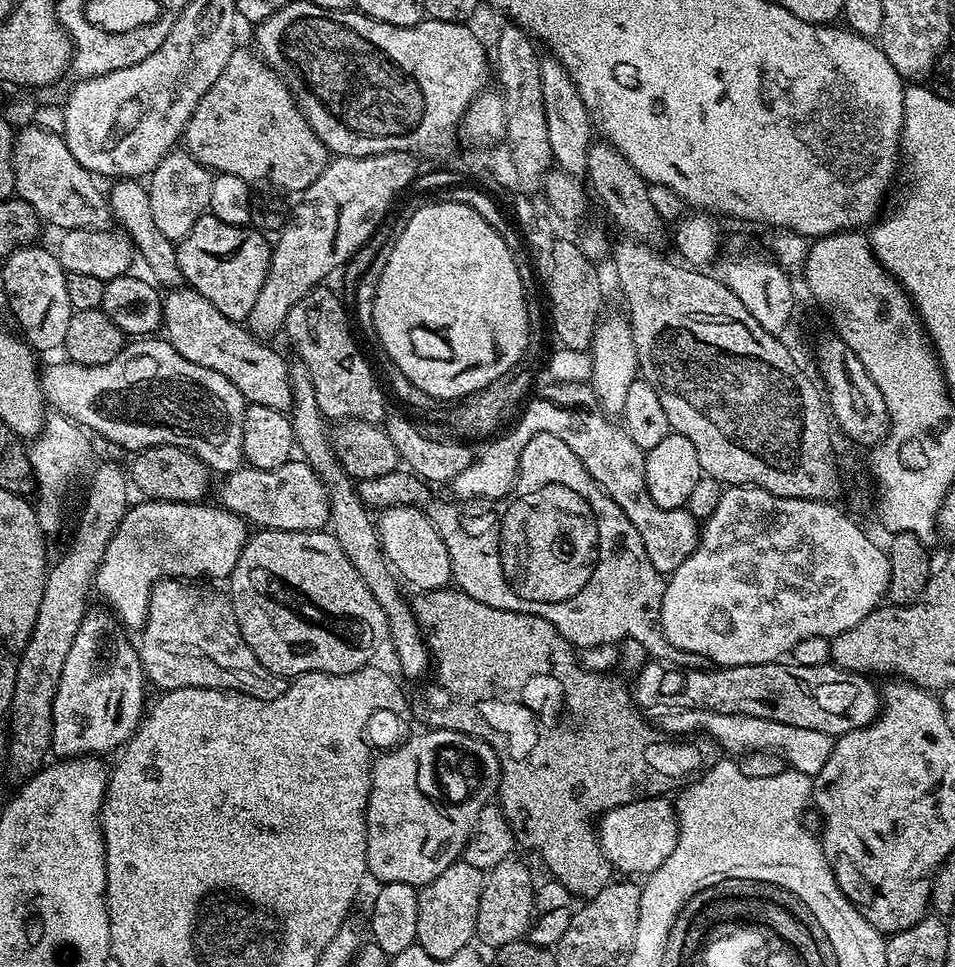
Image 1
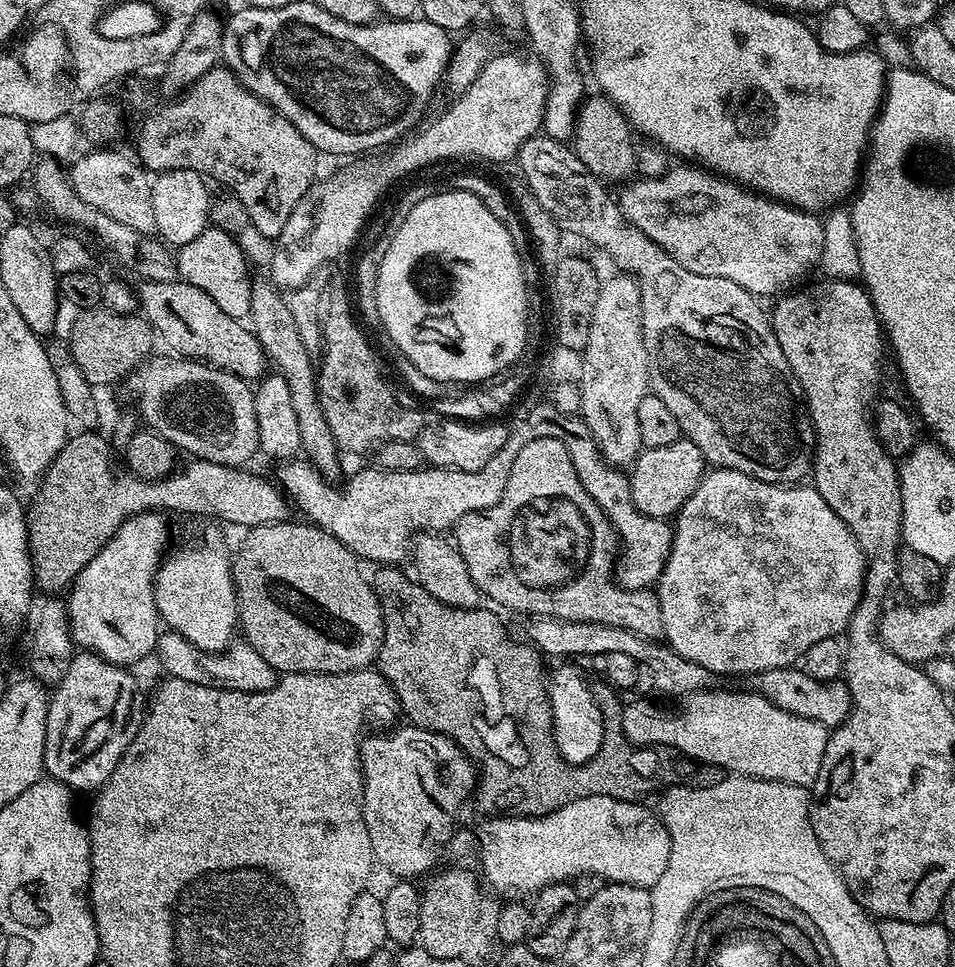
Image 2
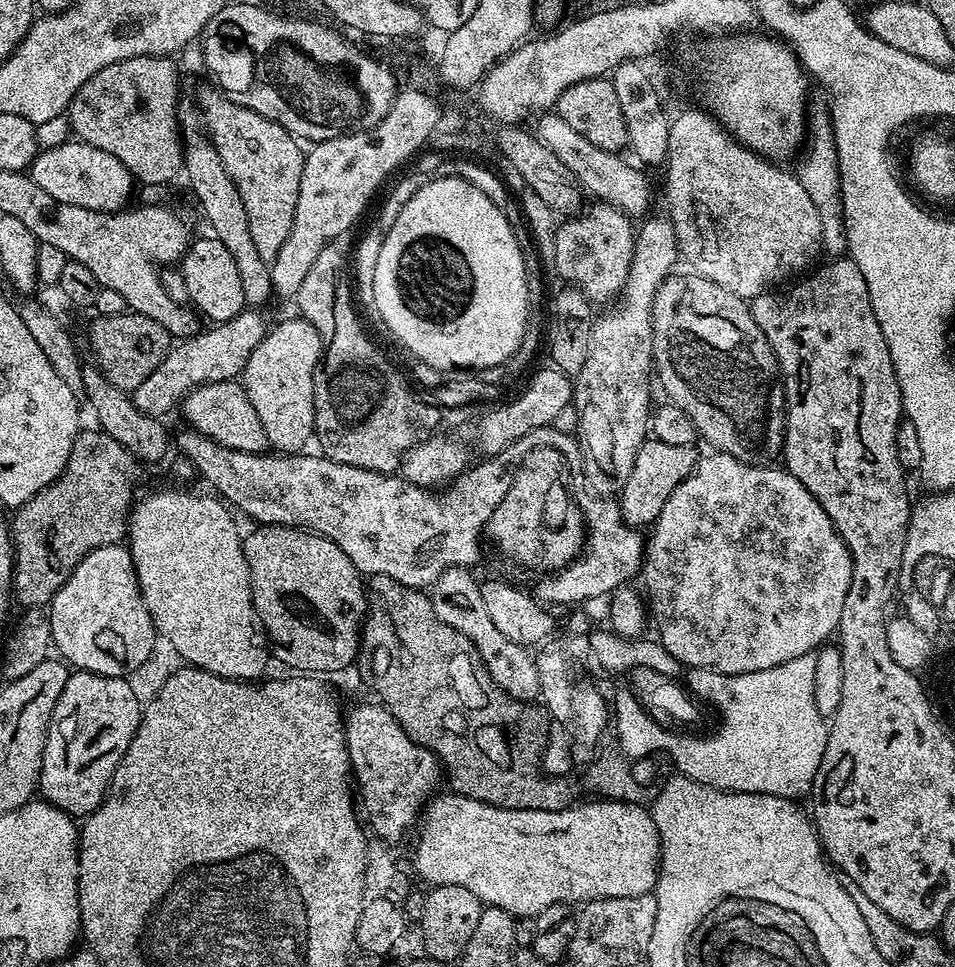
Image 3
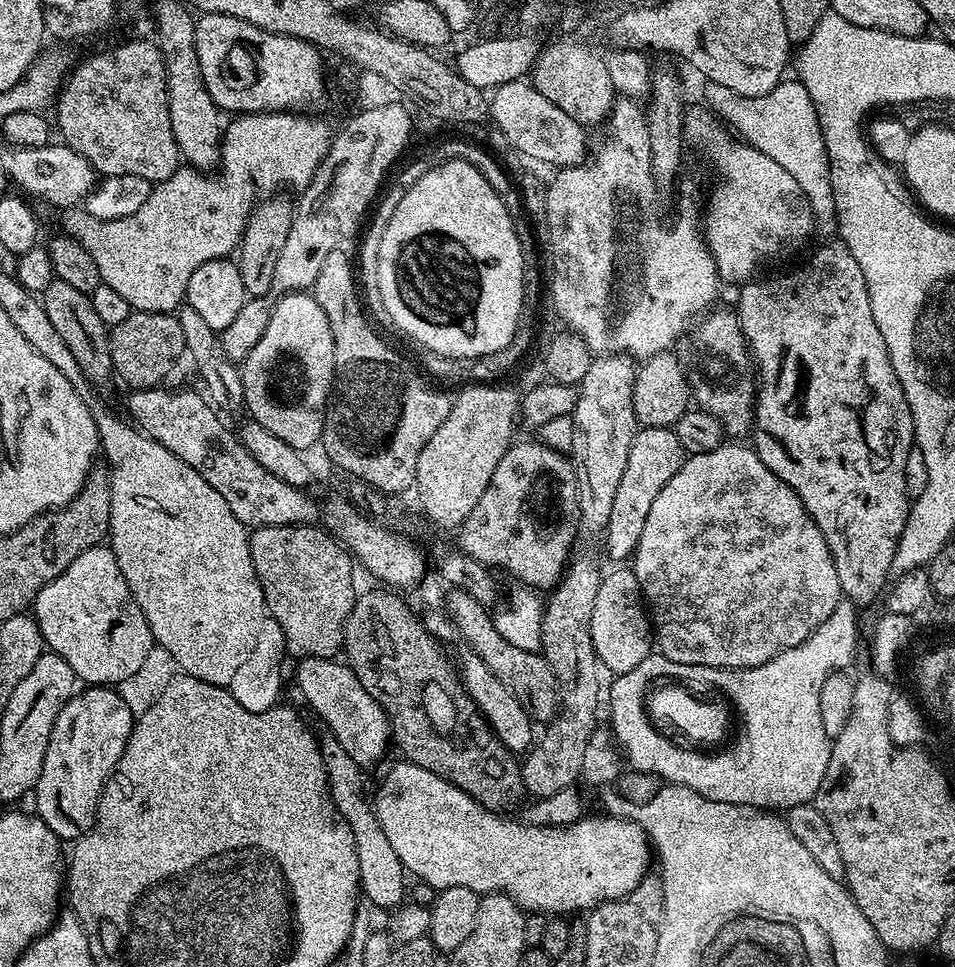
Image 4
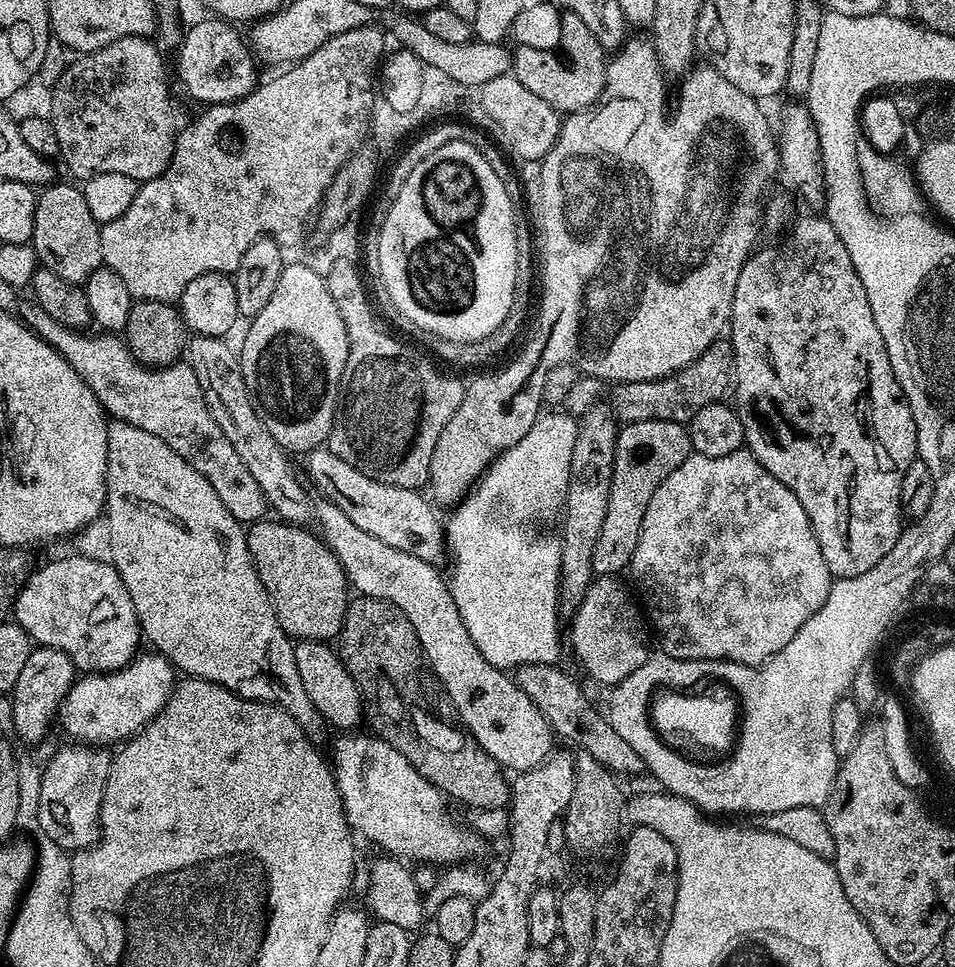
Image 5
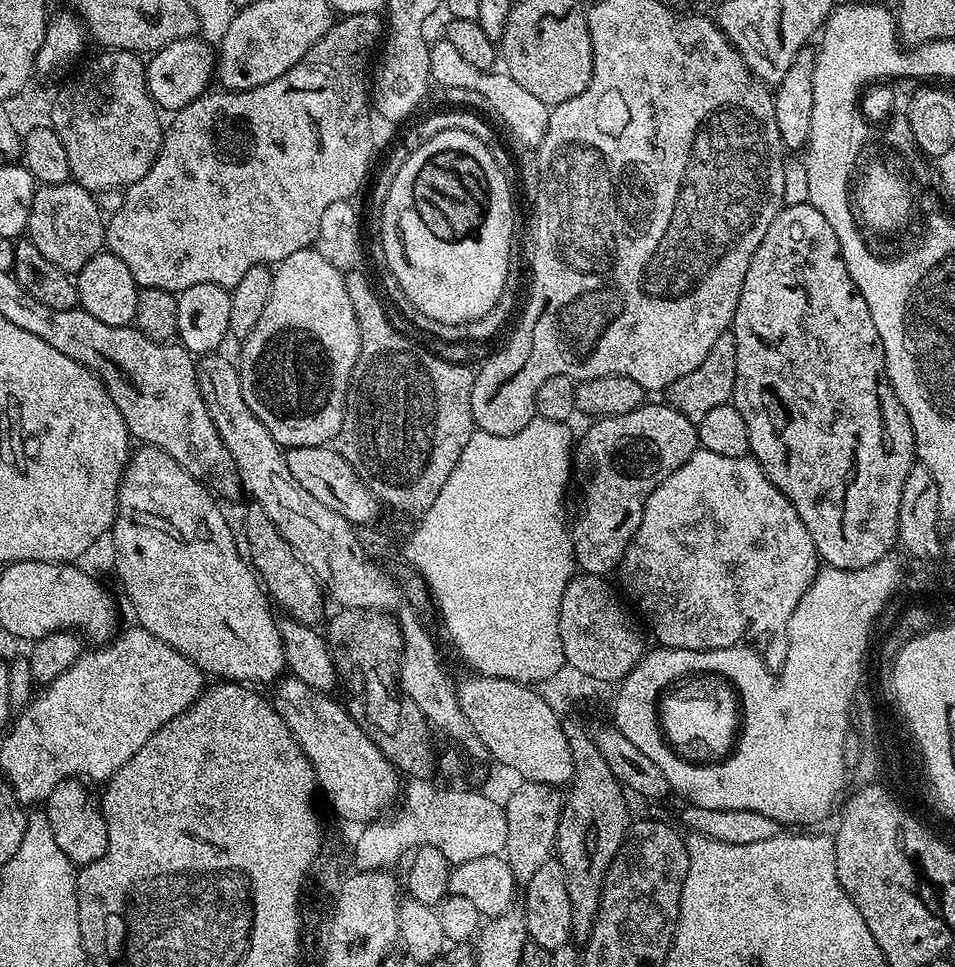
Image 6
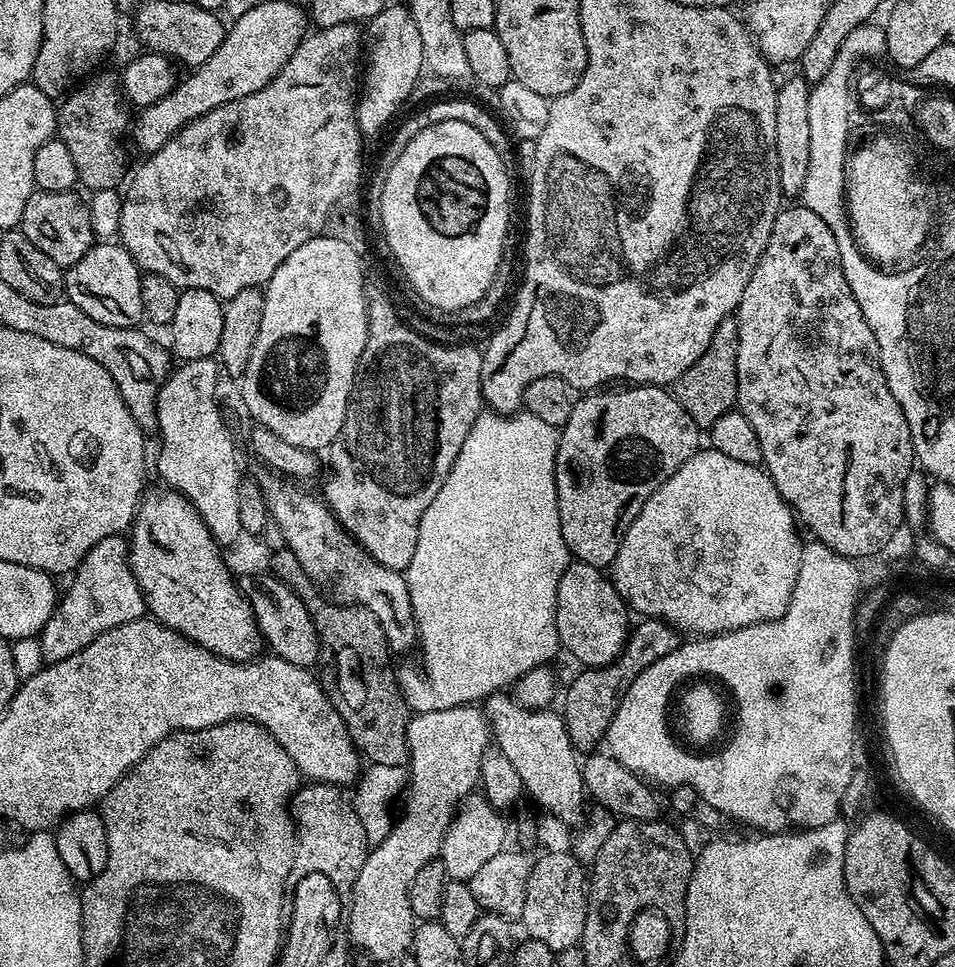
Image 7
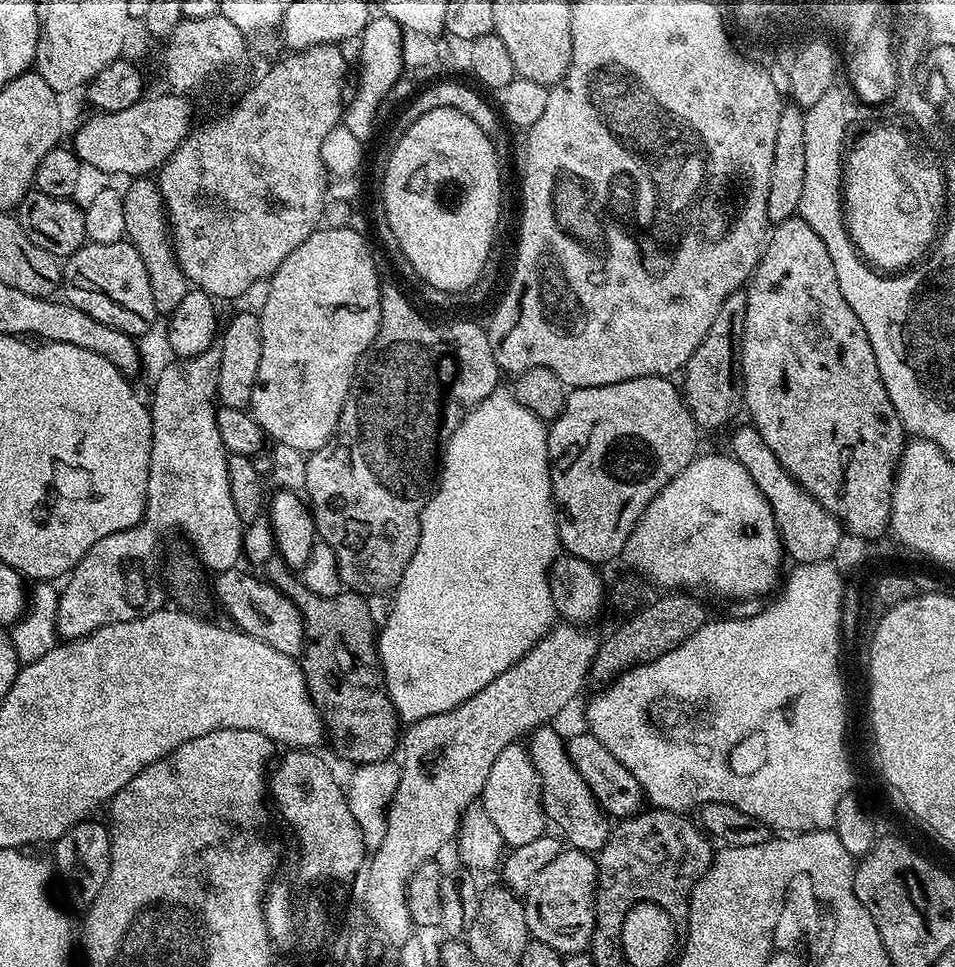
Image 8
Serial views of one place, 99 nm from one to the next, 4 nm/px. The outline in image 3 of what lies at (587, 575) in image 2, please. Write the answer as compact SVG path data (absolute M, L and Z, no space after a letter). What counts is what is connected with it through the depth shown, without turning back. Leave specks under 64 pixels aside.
M535 448L524 455L512 477L512 485L506 490L506 498L498 502L494 514L490 514L486 536L508 560L521 564L524 568L537 568L537 573L551 574L567 568L586 547L586 525L584 514L576 497L570 491L566 479L564 459L558 450L553 448Z

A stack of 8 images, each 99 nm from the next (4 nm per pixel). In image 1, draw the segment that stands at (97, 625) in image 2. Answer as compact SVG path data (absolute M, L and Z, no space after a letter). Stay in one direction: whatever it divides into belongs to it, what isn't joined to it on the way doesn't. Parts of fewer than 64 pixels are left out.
M145 499L144 504L133 503L129 507L128 513L122 518L122 522L118 526L118 530L114 530L114 538L110 538L110 546L106 546L106 554L102 558L100 563L100 569L96 572L96 583L94 585L95 591L100 591L100 596L105 600L107 607L111 609L117 620L125 629L135 630L143 629L146 618L148 617L148 607L150 606L150 594L152 593L153 586L159 582L159 580L167 580L169 578L183 578L188 582L199 581L199 576L205 576L208 580L220 580L231 577L234 566L238 562L238 558L242 554L244 549L244 543L248 540L250 535L249 525L238 514L234 514L230 510L221 508L215 503L208 504L209 502L197 502L194 504L183 504L182 502L174 502L173 500L149 500Z

